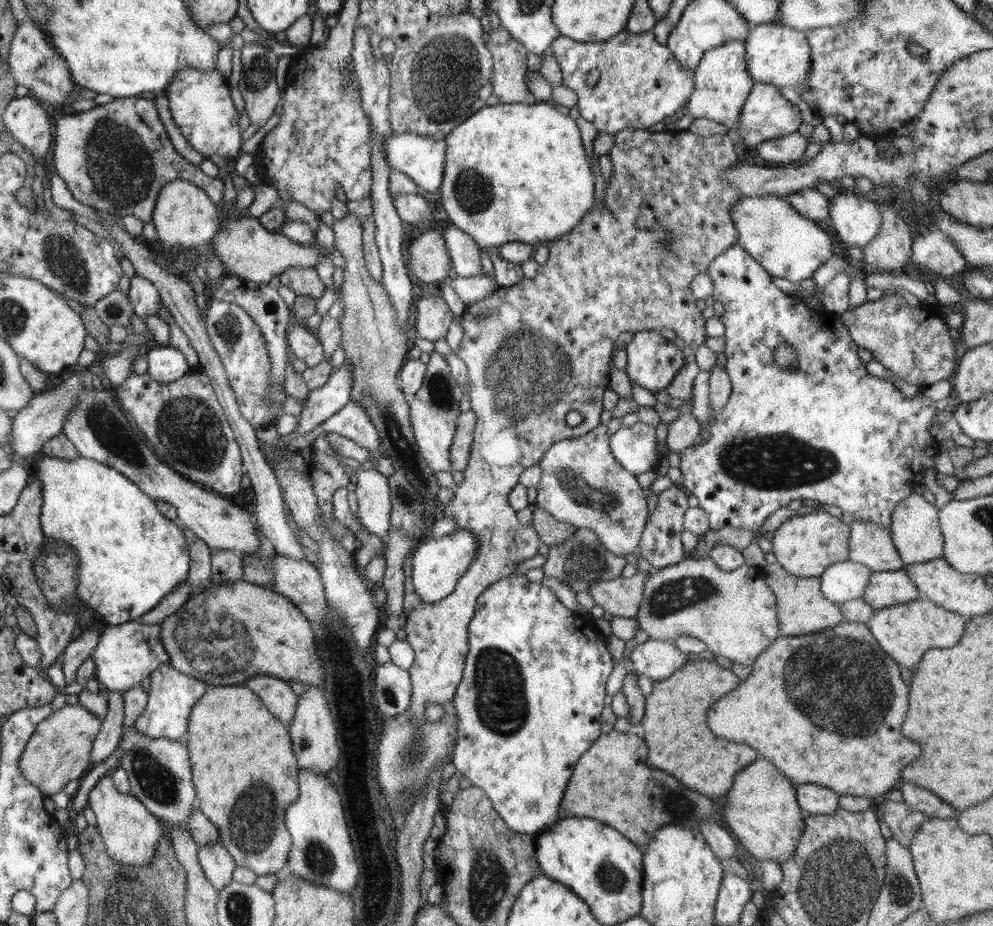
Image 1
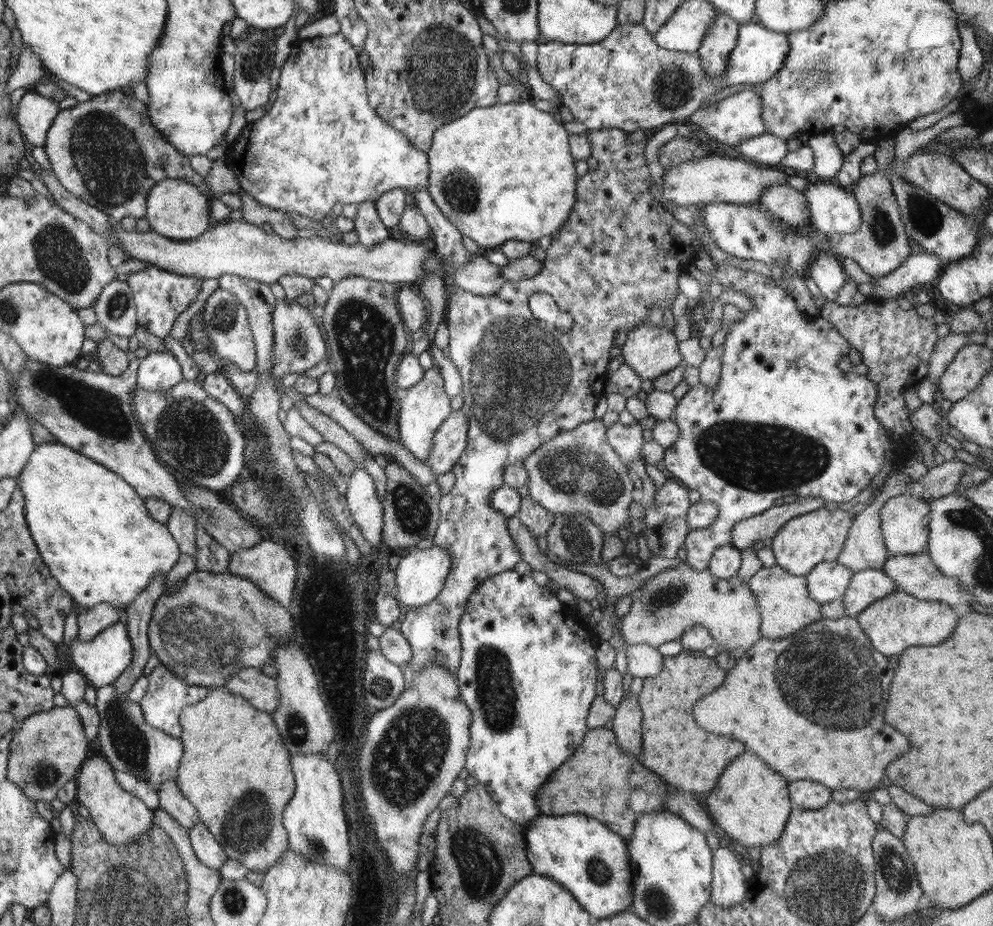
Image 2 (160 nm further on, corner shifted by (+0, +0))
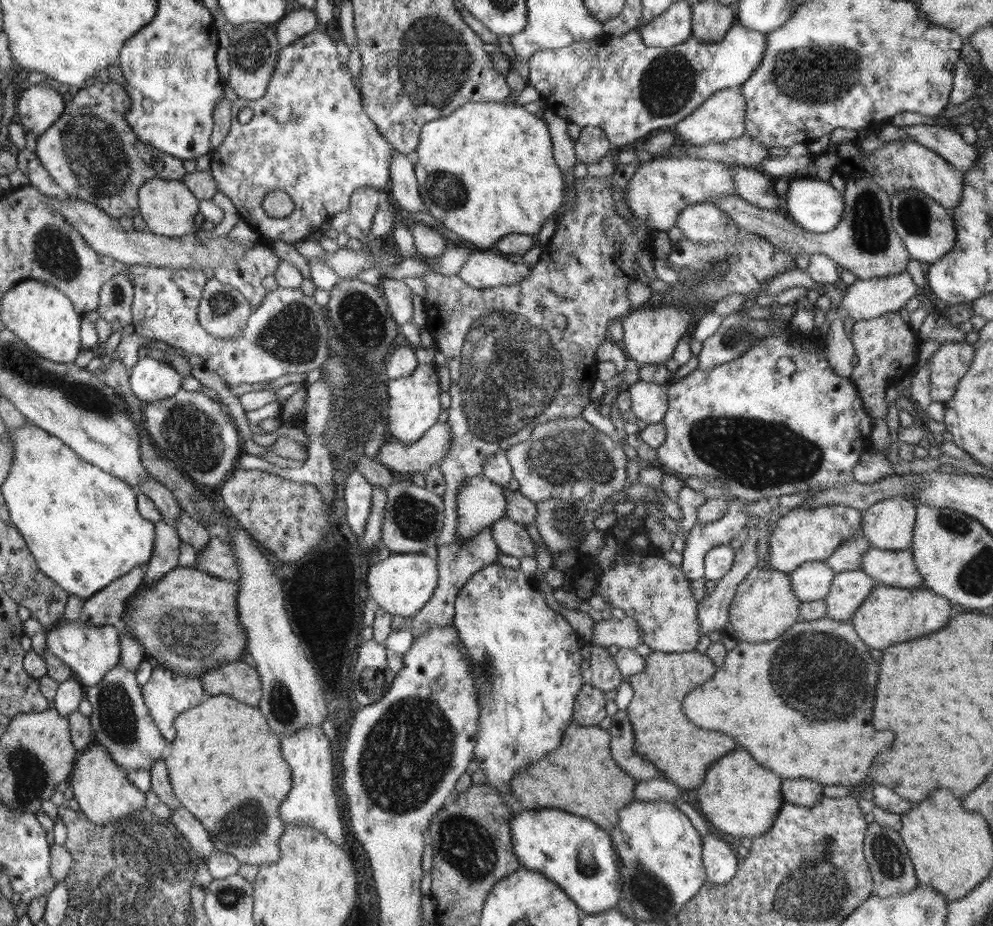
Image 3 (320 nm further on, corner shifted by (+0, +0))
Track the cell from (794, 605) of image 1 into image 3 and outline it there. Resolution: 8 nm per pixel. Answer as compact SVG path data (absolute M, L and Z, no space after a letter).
M754 567L738 585L729 606L729 621L739 642L768 642L780 636L799 620L800 600L790 584L788 573Z

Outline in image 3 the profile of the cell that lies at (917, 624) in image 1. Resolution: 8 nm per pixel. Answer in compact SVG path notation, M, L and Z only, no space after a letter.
M877 584L852 615L850 622L862 642L870 648L884 650L890 644L912 640L940 630L950 618L950 602L925 587L913 589Z

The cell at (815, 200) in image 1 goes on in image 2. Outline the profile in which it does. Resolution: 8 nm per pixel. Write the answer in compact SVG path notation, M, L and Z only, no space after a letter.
M774 184L772 188L766 188L758 202L793 229L802 230L811 224L804 192L790 185Z

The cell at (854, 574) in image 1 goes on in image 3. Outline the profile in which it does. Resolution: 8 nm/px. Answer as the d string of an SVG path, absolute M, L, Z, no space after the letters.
M808 561L788 575L793 593L800 600L817 601L828 594L835 574L825 561Z

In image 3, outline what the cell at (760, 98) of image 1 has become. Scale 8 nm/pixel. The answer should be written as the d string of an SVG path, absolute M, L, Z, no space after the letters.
M740 87L722 89L712 93L692 114L676 123L676 134L691 145L721 143L740 138L745 131L745 98Z

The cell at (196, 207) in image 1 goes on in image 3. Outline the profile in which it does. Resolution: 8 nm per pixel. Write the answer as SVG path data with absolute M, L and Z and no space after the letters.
M150 179L140 186L137 194L139 214L146 222L147 230L156 235L178 238L192 233L199 215L199 201L182 181Z

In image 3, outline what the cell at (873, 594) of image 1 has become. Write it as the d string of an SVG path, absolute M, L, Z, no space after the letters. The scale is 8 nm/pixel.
M859 568L836 573L828 594L823 598L826 617L850 622L856 609L877 584L879 583Z

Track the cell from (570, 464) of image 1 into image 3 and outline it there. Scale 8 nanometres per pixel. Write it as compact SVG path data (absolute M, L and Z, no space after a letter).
M560 417L537 424L528 440L507 448L506 458L512 467L519 491L532 502L562 499L579 504L598 514L614 494L628 485L627 461L623 445L592 426L585 418Z

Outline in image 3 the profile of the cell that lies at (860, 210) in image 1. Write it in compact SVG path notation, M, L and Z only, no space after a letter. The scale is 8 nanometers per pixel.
M792 179L789 182L788 194L784 201L784 214L804 231L812 233L828 233L842 220L844 214L844 194L832 187L830 181L808 179Z

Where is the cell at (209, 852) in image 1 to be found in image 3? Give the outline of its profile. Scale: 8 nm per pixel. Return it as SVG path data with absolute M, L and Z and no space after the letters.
M180 807L172 810L172 816L169 817L169 820L184 835L198 856L204 860L211 855L212 851L216 850L203 824L186 808Z

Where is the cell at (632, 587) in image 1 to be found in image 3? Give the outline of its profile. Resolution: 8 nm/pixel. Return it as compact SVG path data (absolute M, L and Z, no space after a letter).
M502 517L495 520L490 527L493 539L503 554L515 556L518 559L523 556L535 558L536 544L524 526Z

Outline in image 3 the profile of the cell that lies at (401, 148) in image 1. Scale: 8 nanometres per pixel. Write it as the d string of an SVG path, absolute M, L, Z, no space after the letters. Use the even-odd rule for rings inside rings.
M310 31L285 46L279 52L264 96L251 101L238 97L231 105L234 117L229 133L218 148L209 151L211 175L218 191L230 198L238 215L250 222L250 227L258 231L267 246L278 240L293 245L309 239L334 215L348 212L349 197L356 188L374 188L383 192L390 186L389 166L396 150L364 112L361 92L352 83L348 66L340 67L336 43L326 33ZM244 107L251 108L254 114L248 123L242 124L237 114ZM275 190L288 194L294 204L294 211L286 218L270 218L262 208L265 196Z

